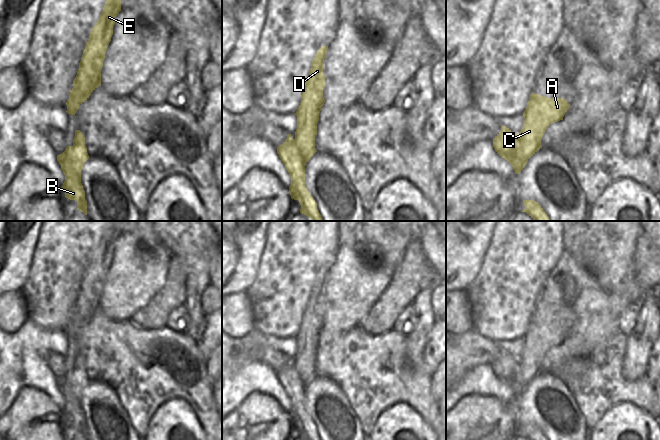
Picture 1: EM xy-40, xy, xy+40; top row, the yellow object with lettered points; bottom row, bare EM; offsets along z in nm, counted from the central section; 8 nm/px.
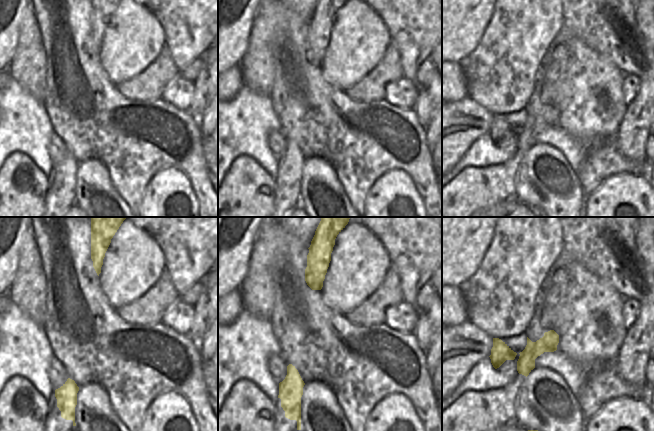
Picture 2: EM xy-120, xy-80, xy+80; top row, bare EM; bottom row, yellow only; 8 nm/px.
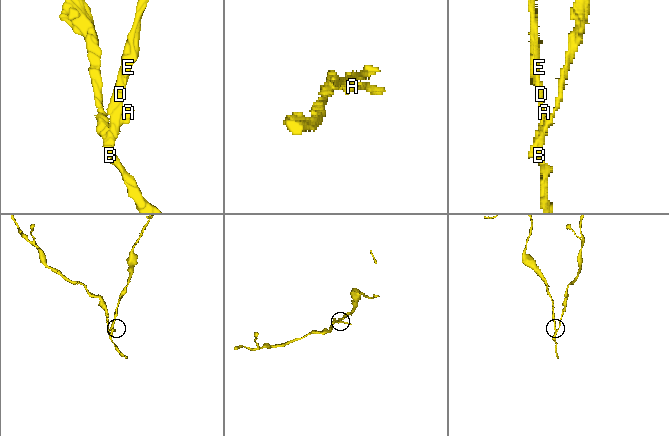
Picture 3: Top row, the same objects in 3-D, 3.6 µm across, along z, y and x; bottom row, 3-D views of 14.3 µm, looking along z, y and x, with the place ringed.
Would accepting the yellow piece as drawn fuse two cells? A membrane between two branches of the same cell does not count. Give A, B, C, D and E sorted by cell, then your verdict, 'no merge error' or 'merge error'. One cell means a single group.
A C D E / B; merge error

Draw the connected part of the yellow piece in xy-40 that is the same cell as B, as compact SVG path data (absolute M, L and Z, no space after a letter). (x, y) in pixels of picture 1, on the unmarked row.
M67 370L65 375L57 380L57 385L65 399L65 405L61 410L65 415L65 421L70 424L76 424L77 434L87 439L87 425L81 407L81 395L84 386L81 385L73 370Z

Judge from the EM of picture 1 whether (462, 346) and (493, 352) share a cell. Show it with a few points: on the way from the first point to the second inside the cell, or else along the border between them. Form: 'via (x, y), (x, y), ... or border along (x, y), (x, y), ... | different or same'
via (470, 350), (485, 350) | same

